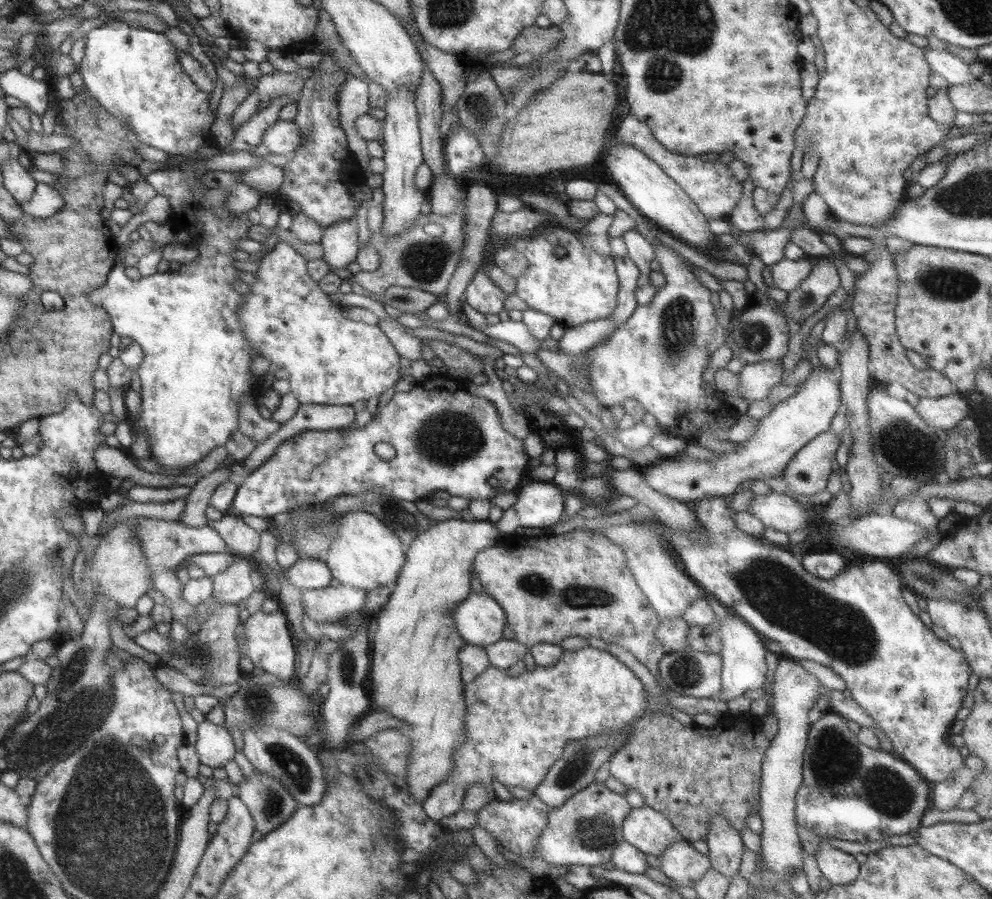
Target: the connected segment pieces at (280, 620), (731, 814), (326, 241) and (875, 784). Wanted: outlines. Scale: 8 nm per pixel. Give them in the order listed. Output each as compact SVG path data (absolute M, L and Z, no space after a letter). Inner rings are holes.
M261 609L249 615L245 622L240 623L235 635L240 656L247 656L255 668L261 668L267 674L273 674L277 679L293 680L296 676L295 654L297 646L290 625L281 610L272 613Z
M653 713L644 728L631 734L627 743L613 753L609 759L609 776L641 794L644 805L661 812L685 841L705 840L713 813L727 819L740 832L742 827L747 827L747 815L759 812L761 761L769 746L760 726L760 717L750 714L725 716L713 728L703 728L693 722L683 725L665 713Z
M354 218L341 220L341 222L335 222L327 228L323 228L321 240L318 242L322 246L322 260L337 270L345 269L345 266L354 262L359 251L357 230L353 228L351 220L354 221Z
M832 711L822 713L812 720L802 754L802 784L795 795L796 823L815 832L819 838L833 837L861 843L915 831L922 824L925 808L929 806L927 781L899 756L861 744L846 726L845 718Z

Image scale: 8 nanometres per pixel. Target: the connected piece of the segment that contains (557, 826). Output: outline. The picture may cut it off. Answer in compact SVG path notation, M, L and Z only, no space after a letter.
M594 780L574 792L559 808L548 809L547 827L541 831L533 856L555 866L568 867L571 864L599 866L610 861L615 845L623 841L621 827L629 809L631 806L622 794L610 791Z

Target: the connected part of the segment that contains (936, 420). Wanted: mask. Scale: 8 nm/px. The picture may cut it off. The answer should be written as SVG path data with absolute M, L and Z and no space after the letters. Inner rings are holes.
M957 392L942 397L918 398L914 409L927 426L944 431L969 414L967 402Z

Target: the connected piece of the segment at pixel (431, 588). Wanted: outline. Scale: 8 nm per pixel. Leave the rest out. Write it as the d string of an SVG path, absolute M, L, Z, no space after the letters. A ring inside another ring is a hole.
M448 519L443 522L434 522L434 524L420 536L417 536L415 540L411 540L411 544L407 546L404 550L405 561L403 561L403 567L397 575L397 580L393 582L393 590L389 599L383 607L383 610L379 612L377 619L372 622L372 632L370 634L370 671L368 672L367 687L368 696L371 700L371 710L370 712L389 712L389 716L397 718L399 722L405 724L406 736L409 740L409 763L407 763L407 771L405 771L405 786L407 786L407 792L409 796L413 798L413 802L417 804L422 804L423 800L427 798L430 790L439 782L445 781L447 775L451 773L451 753L453 749L457 749L459 743L463 744L464 740L464 726L463 717L465 717L465 700L463 700L463 685L461 680L461 674L459 674L459 658L457 658L457 653L459 649L463 647L463 640L455 626L453 626L453 618L451 618L451 611L455 605L460 604L471 592L469 584L469 575L472 570L472 560L475 555L480 550L489 548L493 545L497 545L503 536L500 535L498 529L488 520L473 520L472 522L464 522L463 520Z

